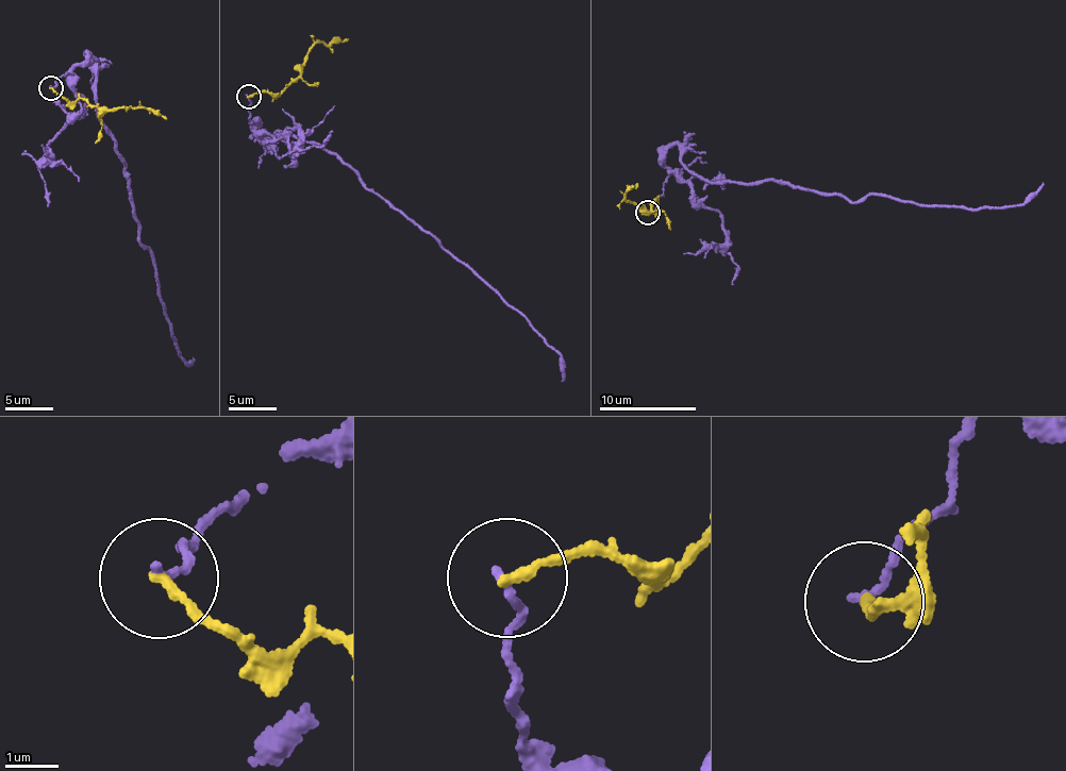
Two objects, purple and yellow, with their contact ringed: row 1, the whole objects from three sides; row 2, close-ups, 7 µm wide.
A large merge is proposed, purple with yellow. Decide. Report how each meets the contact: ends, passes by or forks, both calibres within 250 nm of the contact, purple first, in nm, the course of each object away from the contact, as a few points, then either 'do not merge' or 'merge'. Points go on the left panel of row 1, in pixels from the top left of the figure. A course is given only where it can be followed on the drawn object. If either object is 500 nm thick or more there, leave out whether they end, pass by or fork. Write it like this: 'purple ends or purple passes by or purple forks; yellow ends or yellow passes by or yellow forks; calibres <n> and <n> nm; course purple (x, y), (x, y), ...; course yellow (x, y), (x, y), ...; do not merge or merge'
purple ends; yellow ends; calibres 140 and 170 nm; course purple (52, 87), (95, 61), (102, 126), (114, 135), (140, 244), (151, 255), (186, 364), (194, 358); course yellow (52, 87), (65, 101), (82, 100), (98, 107), (99, 115), (122, 106), (152, 109), (166, 119); do not merge

